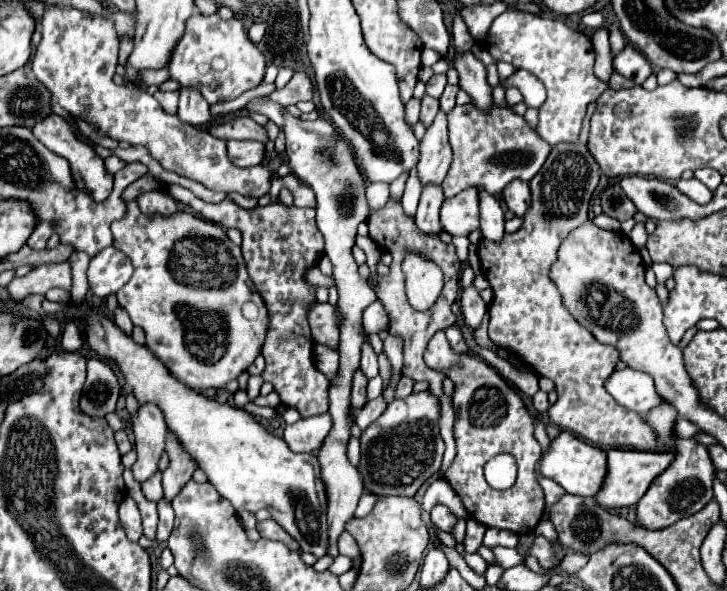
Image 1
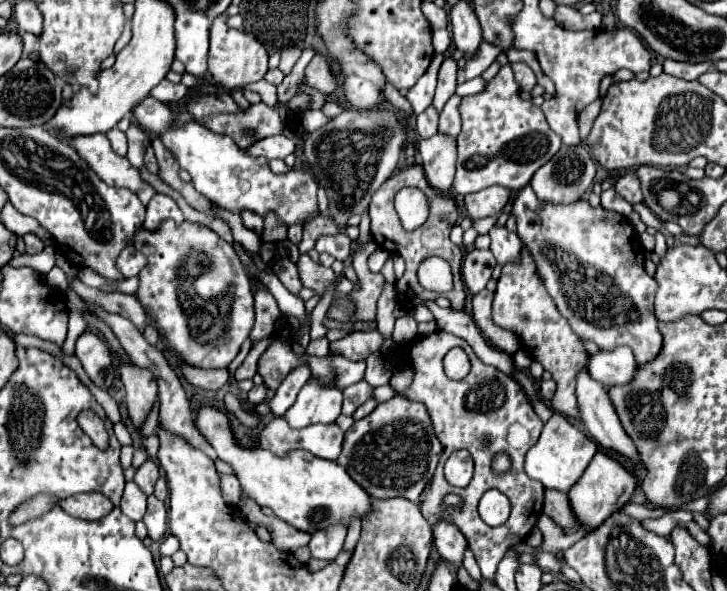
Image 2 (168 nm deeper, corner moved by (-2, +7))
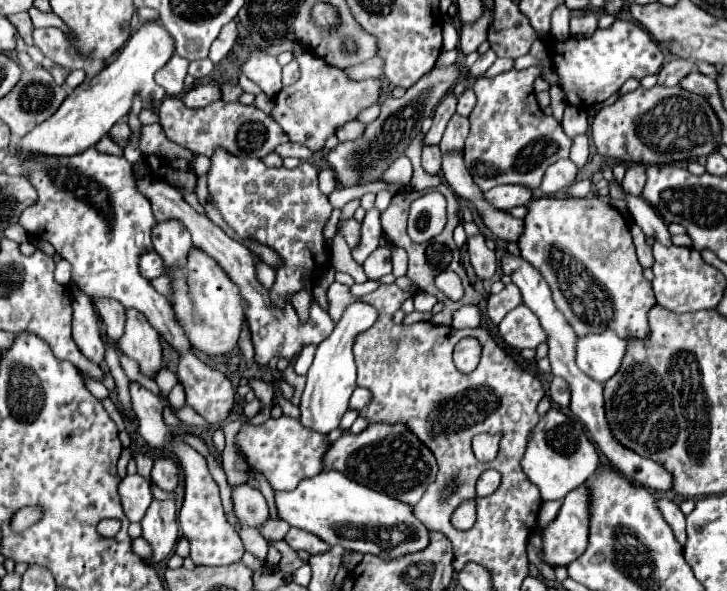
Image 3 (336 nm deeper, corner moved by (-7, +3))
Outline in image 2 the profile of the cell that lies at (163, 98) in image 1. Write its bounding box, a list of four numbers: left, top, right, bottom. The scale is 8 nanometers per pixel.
[151,79,188,103]

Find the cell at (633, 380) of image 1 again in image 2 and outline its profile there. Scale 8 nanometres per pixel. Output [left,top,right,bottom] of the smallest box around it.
[589,347,637,387]

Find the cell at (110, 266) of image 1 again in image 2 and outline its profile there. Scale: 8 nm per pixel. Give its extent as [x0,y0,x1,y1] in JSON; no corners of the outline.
[117,245,147,277]

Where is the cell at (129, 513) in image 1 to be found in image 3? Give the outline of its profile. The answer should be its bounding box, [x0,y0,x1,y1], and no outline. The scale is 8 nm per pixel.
[120,475,152,521]

